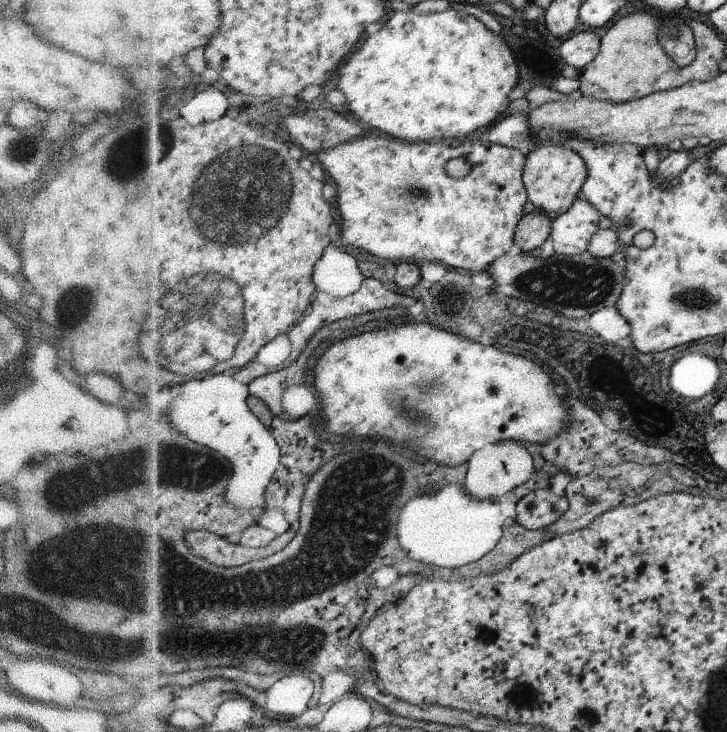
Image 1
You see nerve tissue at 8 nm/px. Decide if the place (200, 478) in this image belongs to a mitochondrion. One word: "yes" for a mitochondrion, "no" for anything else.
yes

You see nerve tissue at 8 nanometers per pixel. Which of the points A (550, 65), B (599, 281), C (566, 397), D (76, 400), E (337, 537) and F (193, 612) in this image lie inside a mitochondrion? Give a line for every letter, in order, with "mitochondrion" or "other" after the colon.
A: mitochondrion
B: mitochondrion
C: other
D: other
E: mitochondrion
F: other

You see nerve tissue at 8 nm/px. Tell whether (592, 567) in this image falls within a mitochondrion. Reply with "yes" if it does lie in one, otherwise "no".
no

